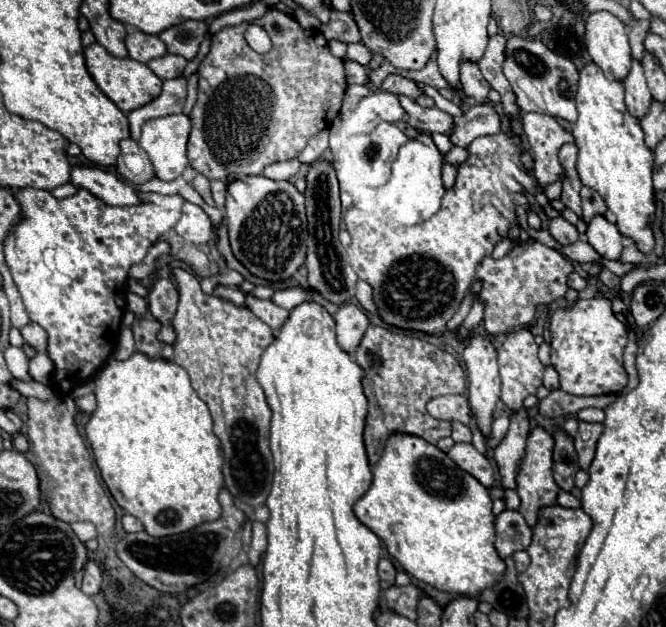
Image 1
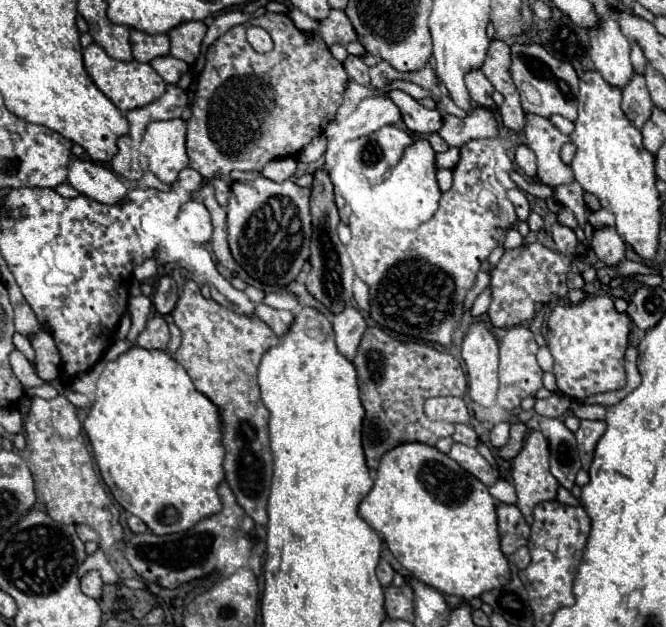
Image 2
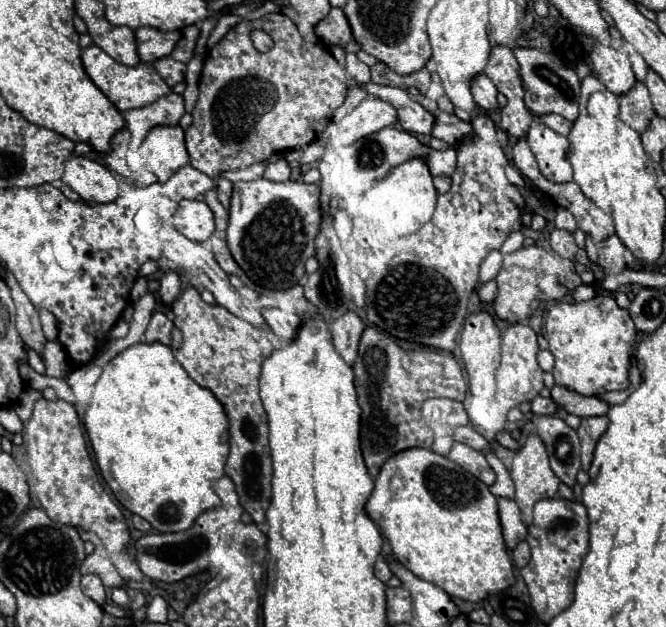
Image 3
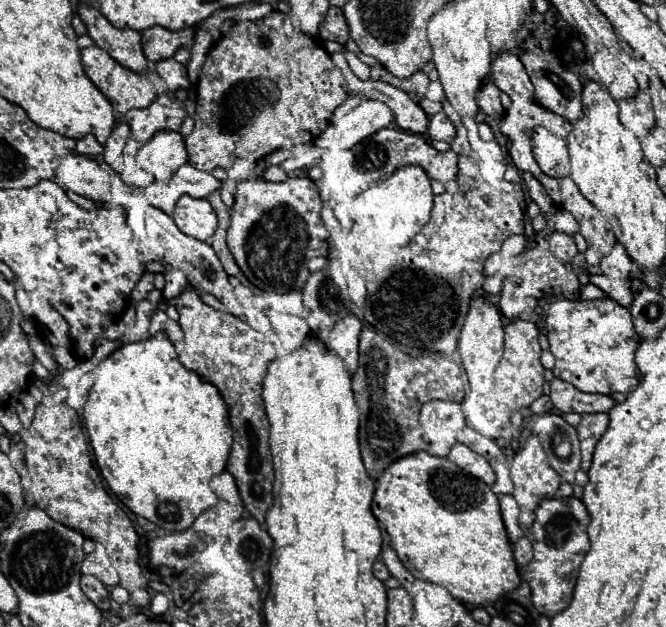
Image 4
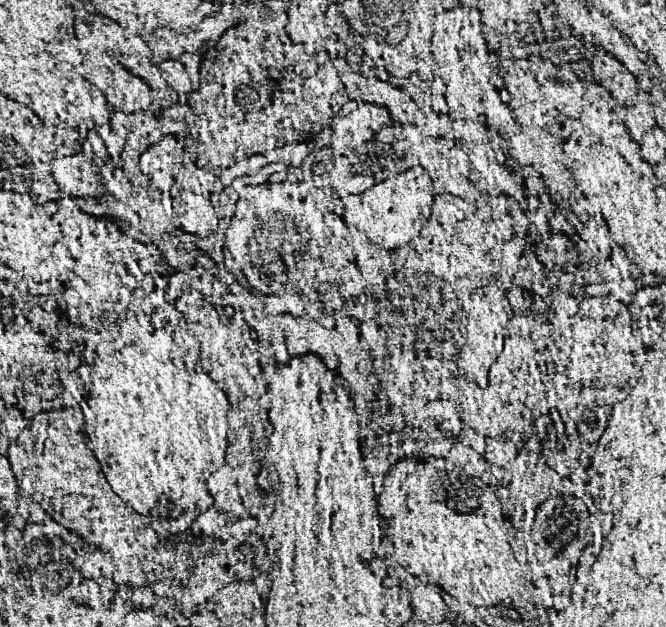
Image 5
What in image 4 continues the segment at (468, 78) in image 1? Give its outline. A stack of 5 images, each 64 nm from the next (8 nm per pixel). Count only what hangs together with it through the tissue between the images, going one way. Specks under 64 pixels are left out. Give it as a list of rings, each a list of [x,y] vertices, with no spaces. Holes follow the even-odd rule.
[[[484,82],[480,84],[480,88],[476,90],[476,102],[478,106],[488,114],[488,116],[498,116],[502,114],[502,106],[500,106],[500,90],[492,84],[492,82]]]

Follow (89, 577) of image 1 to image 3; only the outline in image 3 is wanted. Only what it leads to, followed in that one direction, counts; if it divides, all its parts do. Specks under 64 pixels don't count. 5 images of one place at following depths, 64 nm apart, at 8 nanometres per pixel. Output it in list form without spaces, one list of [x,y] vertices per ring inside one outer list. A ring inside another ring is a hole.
[[[84,574],[82,576],[82,592],[86,596],[90,596],[92,600],[96,600],[98,604],[104,604],[106,594],[104,594],[104,584],[98,574]]]

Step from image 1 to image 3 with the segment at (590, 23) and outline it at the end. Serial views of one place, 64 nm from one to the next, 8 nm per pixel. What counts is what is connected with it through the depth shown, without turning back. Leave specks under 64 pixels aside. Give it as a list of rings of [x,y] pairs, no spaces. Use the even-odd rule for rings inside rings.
[[[614,24],[608,26],[608,32],[610,32],[612,42],[606,41],[607,44],[598,42],[594,50],[590,52],[590,61],[593,72],[604,82],[604,86],[610,92],[622,94],[622,92],[628,92],[636,82],[634,74],[630,76],[630,60],[626,56],[627,51],[636,51],[636,49],[622,40]],[[622,42],[624,42],[623,45]]]

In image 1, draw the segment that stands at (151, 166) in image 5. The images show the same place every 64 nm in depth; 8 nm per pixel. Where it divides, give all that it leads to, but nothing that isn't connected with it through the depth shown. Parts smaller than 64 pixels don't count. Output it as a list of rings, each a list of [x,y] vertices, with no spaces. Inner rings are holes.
[[[186,114],[152,118],[142,126],[140,148],[150,156],[160,180],[176,180],[188,166],[186,144],[192,122]]]

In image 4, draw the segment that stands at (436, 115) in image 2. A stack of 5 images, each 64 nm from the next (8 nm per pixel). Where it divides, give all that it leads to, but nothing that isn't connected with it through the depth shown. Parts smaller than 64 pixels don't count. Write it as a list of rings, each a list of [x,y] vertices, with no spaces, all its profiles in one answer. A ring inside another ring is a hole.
[[[344,50],[332,52],[332,58],[336,62],[336,66],[342,70],[344,74],[344,82],[350,88],[350,92],[358,92],[366,98],[374,98],[380,100],[384,104],[388,104],[394,114],[396,114],[396,122],[400,124],[402,130],[412,132],[412,134],[426,134],[428,132],[428,114],[426,110],[416,104],[408,92],[404,92],[402,88],[396,88],[392,84],[384,84],[384,82],[376,82],[376,80],[360,80],[356,78],[346,64],[344,58]]]

